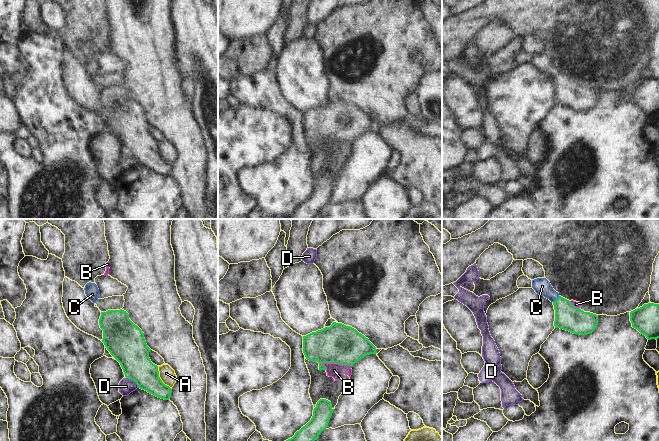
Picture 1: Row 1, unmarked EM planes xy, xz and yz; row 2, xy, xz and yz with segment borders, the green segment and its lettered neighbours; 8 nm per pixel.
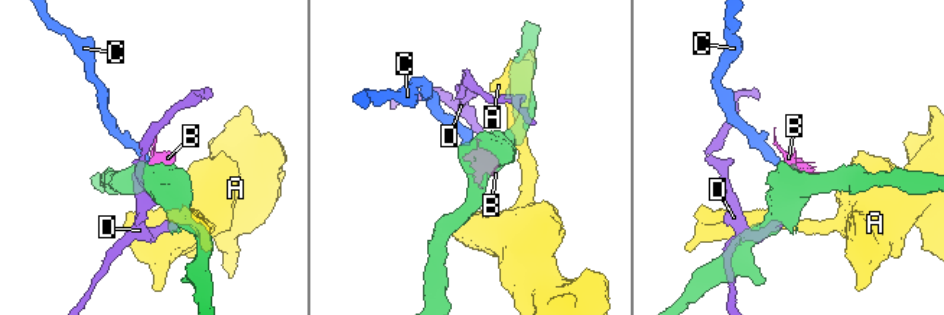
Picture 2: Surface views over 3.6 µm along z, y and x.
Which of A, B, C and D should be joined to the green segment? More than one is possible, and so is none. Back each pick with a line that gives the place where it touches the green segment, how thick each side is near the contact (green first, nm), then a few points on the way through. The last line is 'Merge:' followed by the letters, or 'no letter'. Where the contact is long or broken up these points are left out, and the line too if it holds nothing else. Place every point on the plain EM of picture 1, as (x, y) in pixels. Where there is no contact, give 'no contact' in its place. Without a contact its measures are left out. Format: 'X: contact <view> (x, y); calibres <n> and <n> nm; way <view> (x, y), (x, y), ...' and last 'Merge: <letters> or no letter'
C: contact yz (556, 75); calibres 200 and 140 nm; way yz (567, 93), (563, 83), (556, 75), (542, 62)
Merge: C

